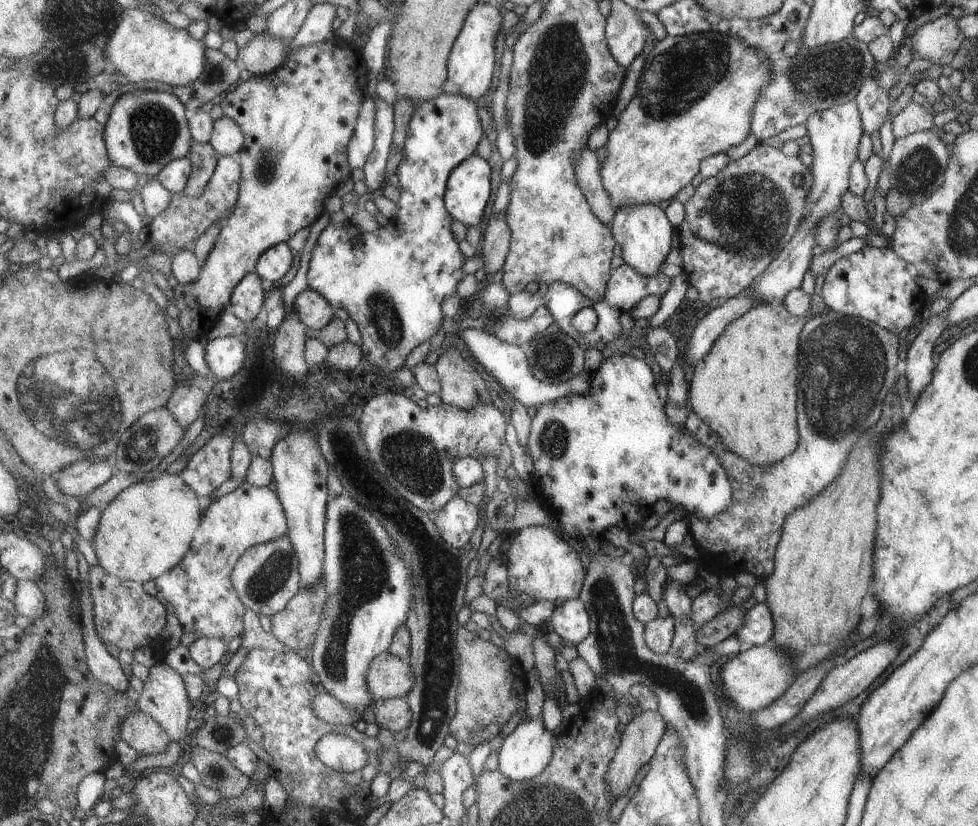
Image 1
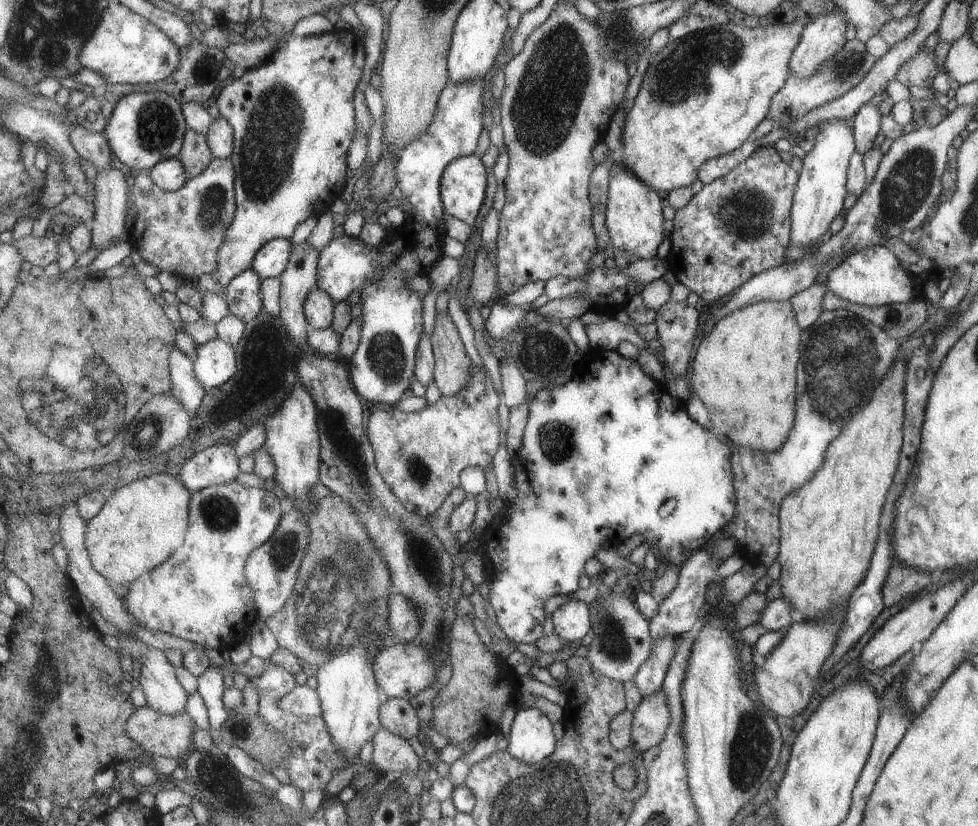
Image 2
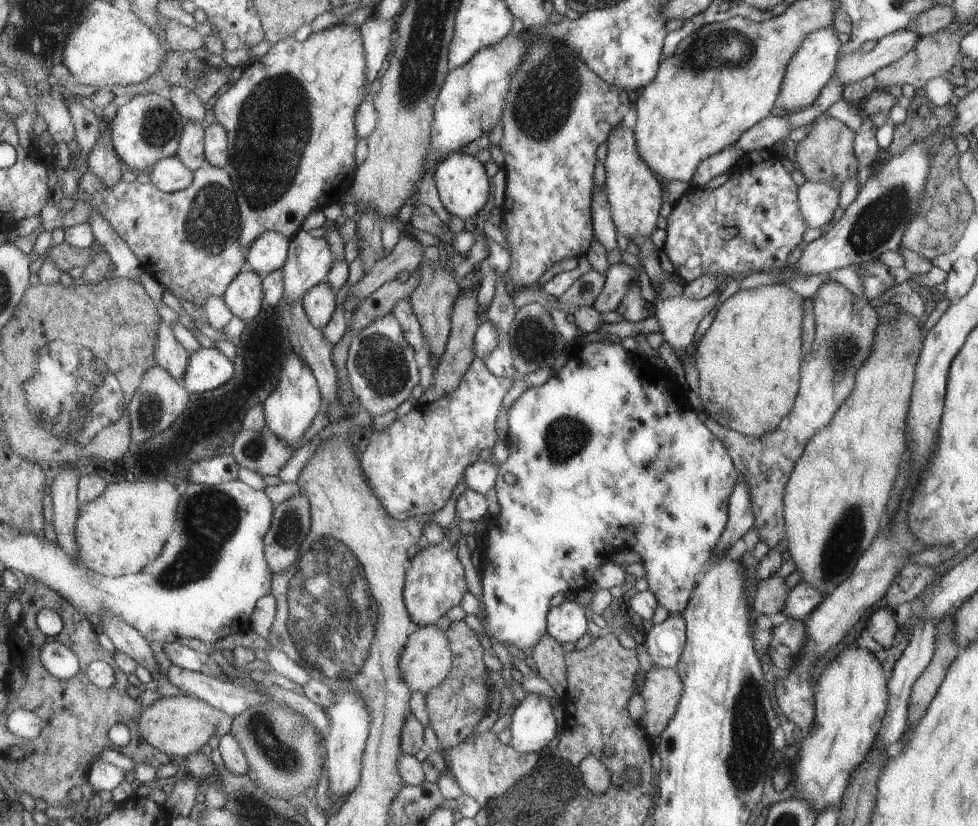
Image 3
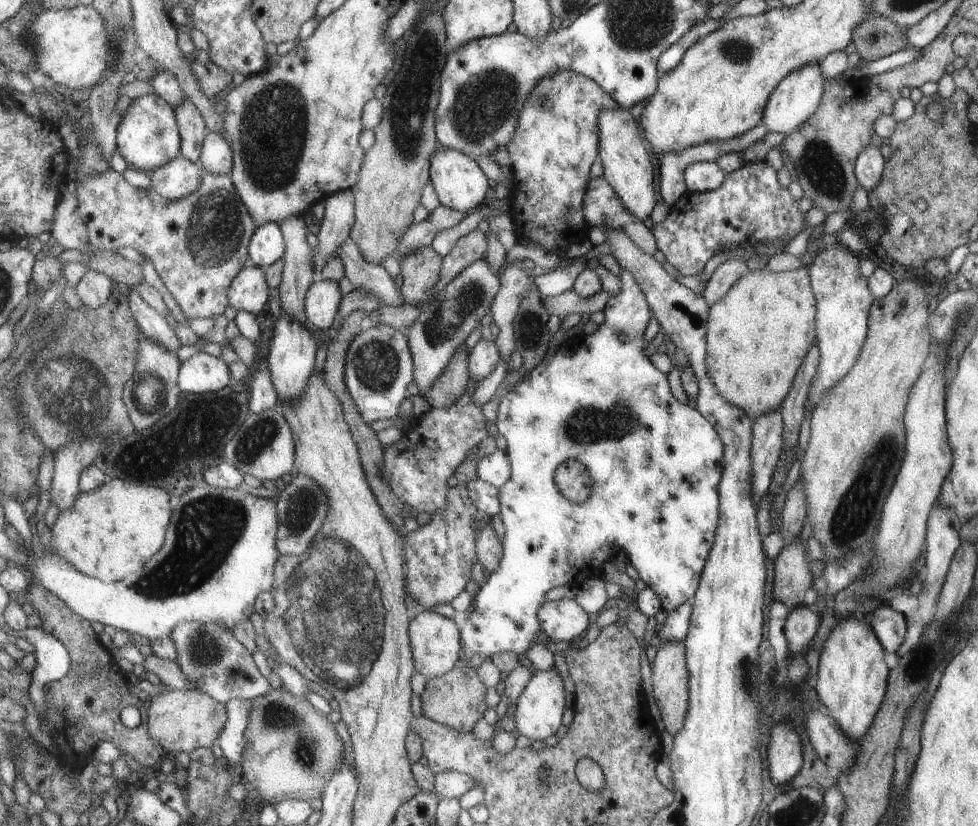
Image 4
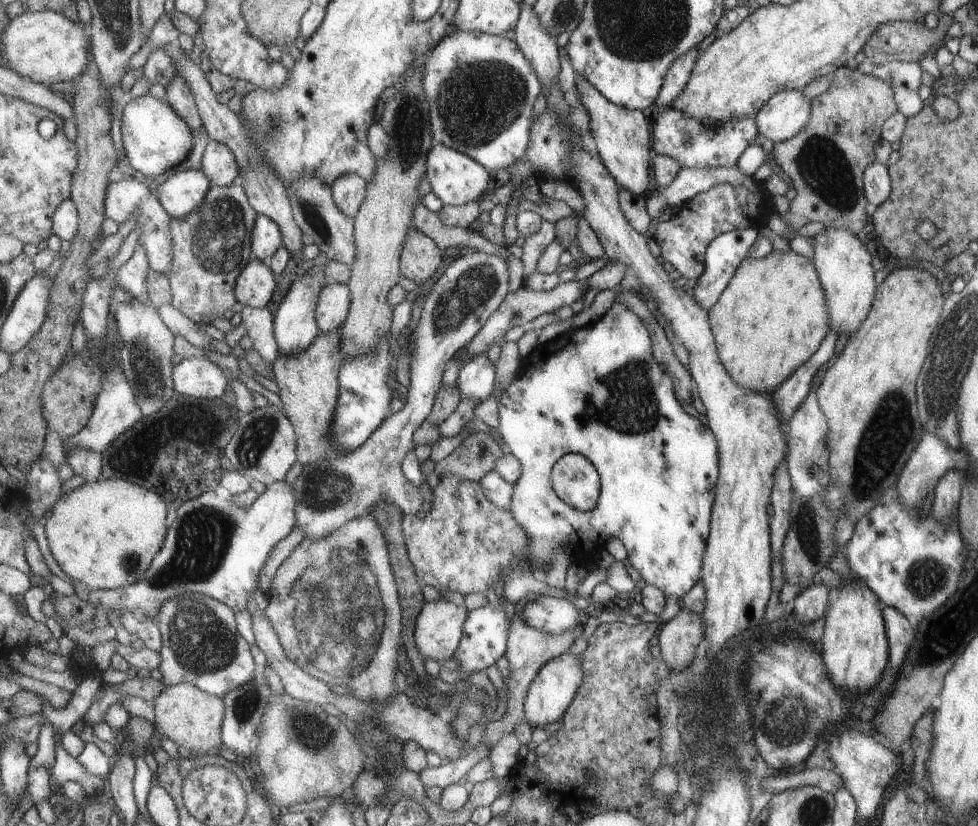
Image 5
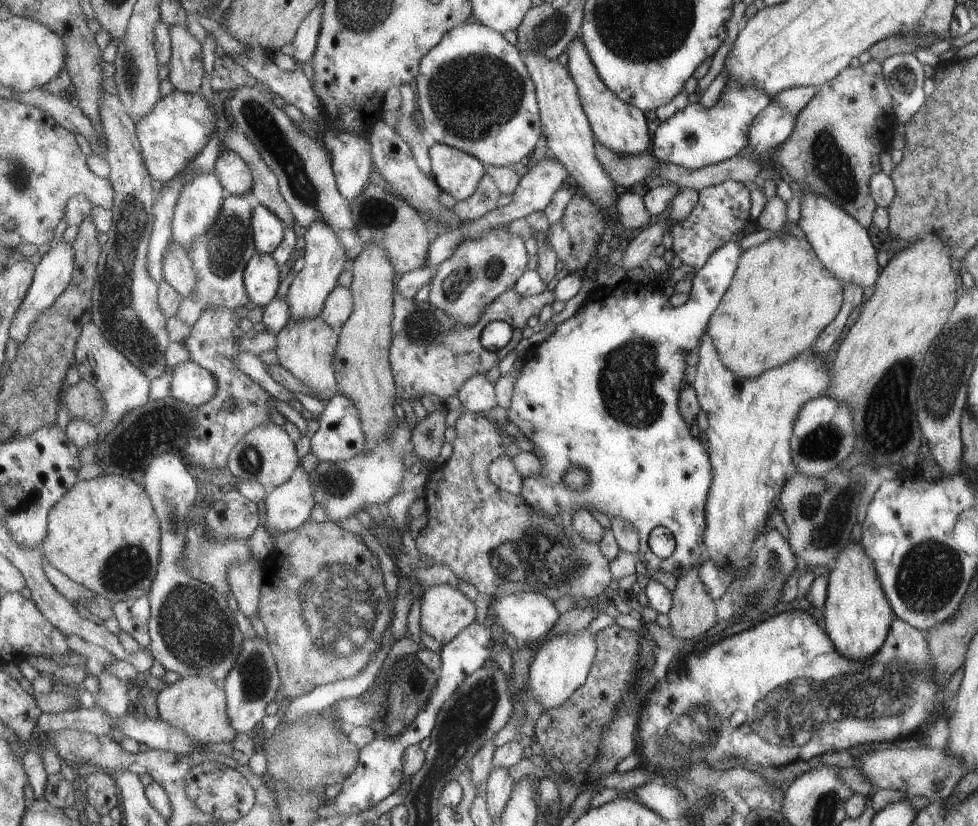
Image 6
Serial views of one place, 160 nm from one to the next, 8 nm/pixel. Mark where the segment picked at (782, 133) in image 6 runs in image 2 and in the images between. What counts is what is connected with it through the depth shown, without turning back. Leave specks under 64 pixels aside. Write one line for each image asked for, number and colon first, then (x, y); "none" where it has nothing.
2: (822, 36)
3: (812, 66)
4: (795, 99)
5: (784, 115)

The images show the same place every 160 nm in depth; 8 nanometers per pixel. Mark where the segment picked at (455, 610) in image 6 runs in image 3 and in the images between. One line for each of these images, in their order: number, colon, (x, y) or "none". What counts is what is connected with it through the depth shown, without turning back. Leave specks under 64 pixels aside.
3: (427, 660)
4: (437, 640)
5: (439, 629)

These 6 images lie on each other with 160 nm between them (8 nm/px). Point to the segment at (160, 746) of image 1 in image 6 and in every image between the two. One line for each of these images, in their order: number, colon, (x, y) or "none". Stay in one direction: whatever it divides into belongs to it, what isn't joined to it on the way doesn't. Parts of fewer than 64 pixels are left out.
2: (160, 734)
3: (181, 725)
4: (181, 720)
5: (192, 718)
6: (198, 705)

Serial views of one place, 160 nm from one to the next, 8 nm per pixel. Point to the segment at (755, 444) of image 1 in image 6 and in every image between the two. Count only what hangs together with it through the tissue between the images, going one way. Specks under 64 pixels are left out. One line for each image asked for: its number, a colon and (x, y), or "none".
2: (743, 371)
3: (747, 360)
4: (758, 332)
5: (772, 316)
6: (780, 298)

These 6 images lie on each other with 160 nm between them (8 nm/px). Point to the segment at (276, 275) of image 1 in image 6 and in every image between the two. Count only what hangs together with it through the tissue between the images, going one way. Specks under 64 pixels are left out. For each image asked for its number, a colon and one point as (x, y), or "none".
2: (271, 261)
3: (270, 252)
4: (268, 245)
5: (267, 238)
6: (269, 230)

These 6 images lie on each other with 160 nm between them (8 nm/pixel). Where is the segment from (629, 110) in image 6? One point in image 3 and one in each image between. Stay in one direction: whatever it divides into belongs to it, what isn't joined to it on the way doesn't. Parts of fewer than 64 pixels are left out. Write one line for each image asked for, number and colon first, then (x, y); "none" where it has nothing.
3: (634, 189)
4: (630, 169)
5: (623, 136)

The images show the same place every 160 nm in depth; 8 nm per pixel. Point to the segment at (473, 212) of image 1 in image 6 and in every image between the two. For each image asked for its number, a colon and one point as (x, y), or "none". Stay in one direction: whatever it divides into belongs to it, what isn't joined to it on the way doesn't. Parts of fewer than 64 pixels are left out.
2: (464, 182)
3: (462, 181)
4: (459, 182)
5: (456, 178)
6: (457, 172)

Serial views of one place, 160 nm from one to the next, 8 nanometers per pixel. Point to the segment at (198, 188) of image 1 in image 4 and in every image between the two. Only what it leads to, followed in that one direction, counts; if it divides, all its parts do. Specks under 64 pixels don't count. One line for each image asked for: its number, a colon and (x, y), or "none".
2: (196, 155)
3: (192, 151)
4: (194, 130)

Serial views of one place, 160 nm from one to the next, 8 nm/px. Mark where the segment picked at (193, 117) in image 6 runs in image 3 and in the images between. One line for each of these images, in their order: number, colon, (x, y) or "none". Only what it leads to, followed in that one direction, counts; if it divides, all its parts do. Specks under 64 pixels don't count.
3: (148, 128)
4: (149, 137)
5: (156, 137)

